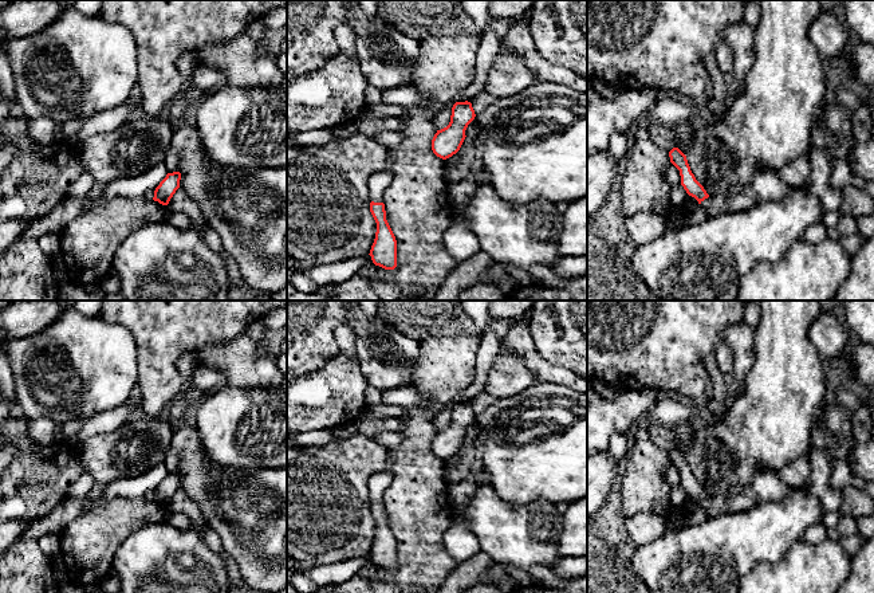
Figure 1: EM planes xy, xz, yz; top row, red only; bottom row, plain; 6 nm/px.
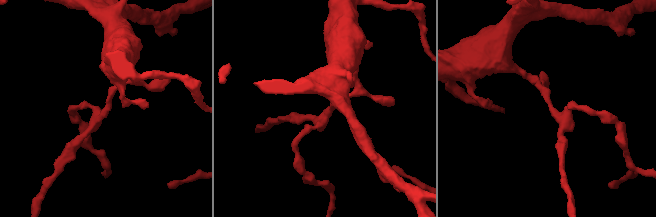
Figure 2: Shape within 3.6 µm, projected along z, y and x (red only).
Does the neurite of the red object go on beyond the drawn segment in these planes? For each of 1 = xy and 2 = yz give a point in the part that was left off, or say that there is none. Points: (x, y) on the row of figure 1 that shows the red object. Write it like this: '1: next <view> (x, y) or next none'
1: next none
2: next none

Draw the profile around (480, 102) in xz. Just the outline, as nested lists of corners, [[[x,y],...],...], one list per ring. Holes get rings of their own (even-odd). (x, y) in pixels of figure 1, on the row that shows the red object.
[[[481,91],[480,94],[477,94],[472,101],[472,107],[475,110],[475,114],[480,114],[481,111],[484,111],[488,106],[496,103],[499,101],[497,97],[491,95],[485,91]]]

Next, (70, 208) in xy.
[[[95,182],[88,195],[83,197],[67,197],[58,204],[48,215],[34,219],[29,225],[19,235],[16,241],[38,239],[48,232],[60,233],[80,213],[88,199],[102,195],[105,185]]]

